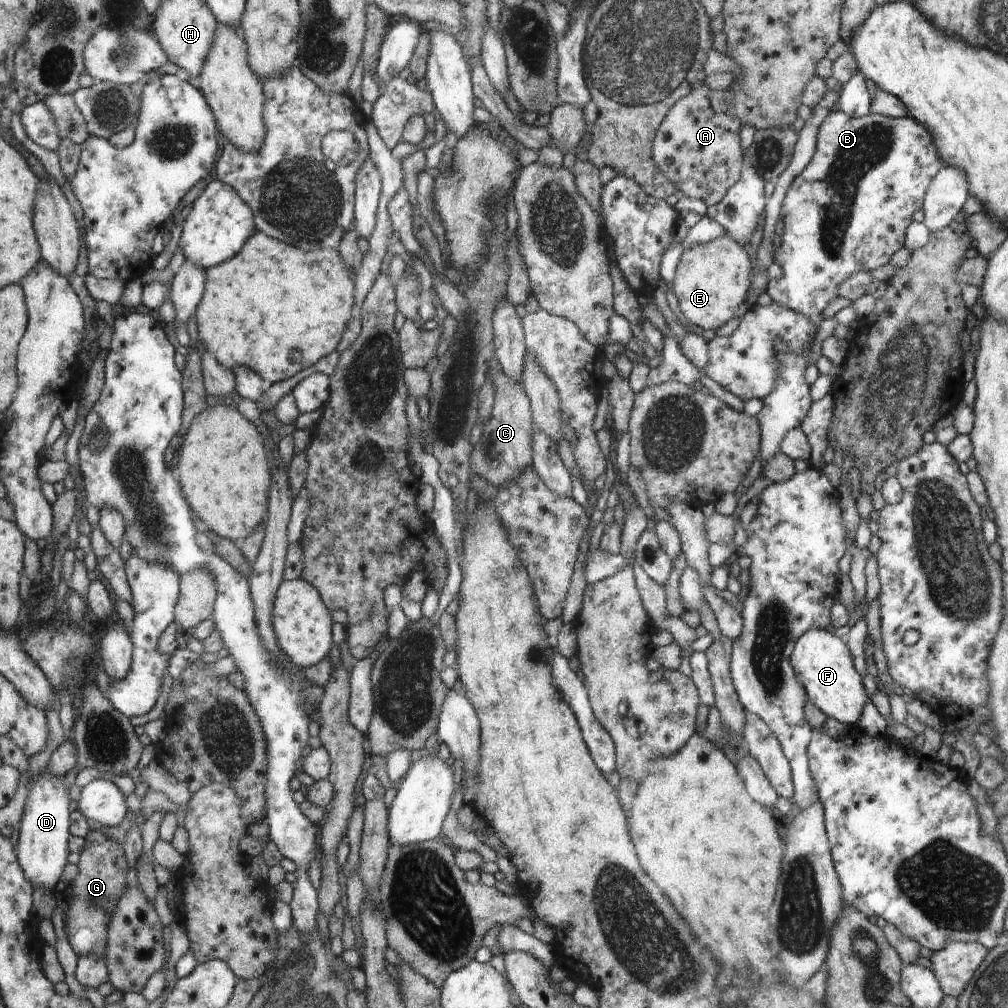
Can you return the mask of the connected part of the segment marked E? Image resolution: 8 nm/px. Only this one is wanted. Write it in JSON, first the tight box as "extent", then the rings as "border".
{"extent":[672,237,752,330],"border":[[[722,237],[704,244],[693,244],[681,254],[680,262],[675,270],[672,288],[674,308],[691,324],[700,326],[703,330],[716,330],[732,319],[736,308],[743,306],[746,296],[749,296],[750,272],[752,272],[752,264],[746,250],[732,238]]]}

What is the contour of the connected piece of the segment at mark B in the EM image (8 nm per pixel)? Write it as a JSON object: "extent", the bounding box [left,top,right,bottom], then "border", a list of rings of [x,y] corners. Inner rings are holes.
{"extent":[765,110,942,327],"border":[[[840,110],[828,113],[828,116],[826,116],[819,126],[815,153],[812,160],[792,181],[782,203],[781,216],[784,228],[780,235],[781,241],[775,252],[774,262],[782,268],[783,275],[780,279],[770,279],[767,282],[765,291],[770,295],[770,298],[779,305],[787,306],[792,311],[803,314],[816,327],[819,326],[820,322],[822,322],[824,308],[836,296],[836,288],[838,288],[838,285],[843,280],[846,280],[857,272],[866,271],[870,273],[871,270],[884,266],[888,263],[890,256],[894,252],[905,246],[905,232],[908,225],[913,221],[912,214],[922,208],[923,198],[928,185],[941,168],[942,163],[940,162],[935,142],[932,140],[932,135],[910,116],[895,119],[884,115],[868,113],[866,116],[861,116],[860,118],[850,118]]]}

